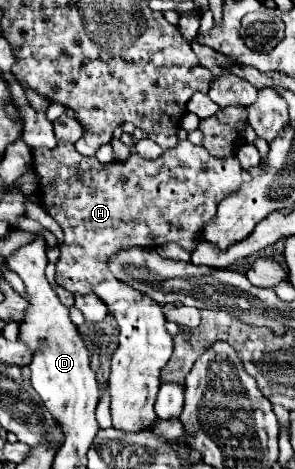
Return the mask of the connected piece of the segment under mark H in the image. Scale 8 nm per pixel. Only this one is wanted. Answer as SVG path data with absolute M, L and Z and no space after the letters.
M58 138L56 148L34 150L34 170L40 178L40 192L42 194L42 208L62 226L64 242L60 246L60 258L56 262L56 284L66 288L72 294L78 292L94 292L100 296L110 312L114 314L120 326L120 344L112 358L112 372L110 372L110 414L112 426L122 432L142 432L148 430L156 422L154 414L154 400L160 388L160 370L168 364L172 356L172 336L166 332L164 324L166 318L162 308L148 298L146 294L124 286L124 282L112 278L108 270L108 258L116 254L116 250L124 246L144 246L156 248L160 244L176 242L184 250L192 252L196 248L196 234L204 228L204 222L212 220L216 214L216 202L230 194L242 182L242 170L236 156L216 158L210 156L204 146L196 146L190 140L178 142L176 148L166 150L156 160L144 160L138 154L132 154L126 162L110 162L100 164L94 156L82 156L76 152L70 140Z

